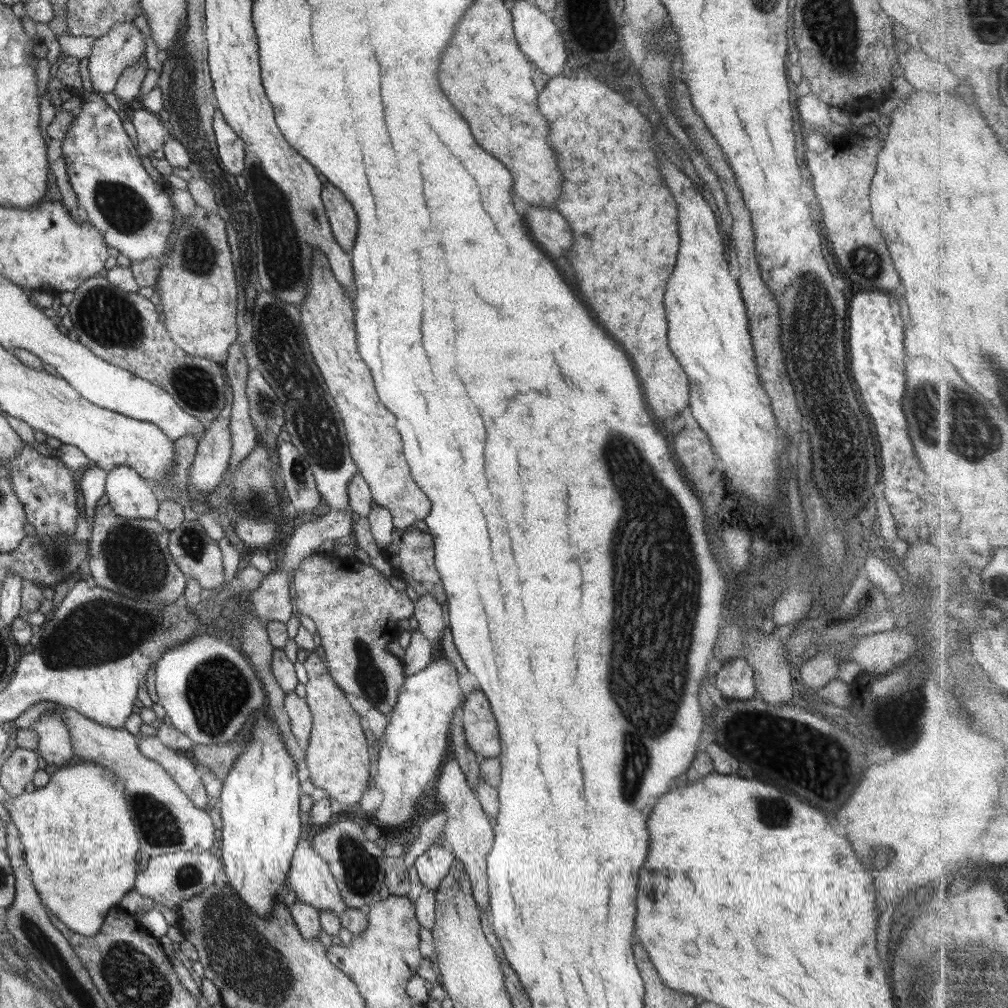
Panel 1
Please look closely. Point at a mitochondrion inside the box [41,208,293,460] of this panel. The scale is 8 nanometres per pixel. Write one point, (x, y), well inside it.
(112, 320)

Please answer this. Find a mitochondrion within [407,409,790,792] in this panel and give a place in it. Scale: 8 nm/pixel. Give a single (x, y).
(743, 721)

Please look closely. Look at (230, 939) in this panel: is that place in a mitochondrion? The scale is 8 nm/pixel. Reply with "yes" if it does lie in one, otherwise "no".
yes

